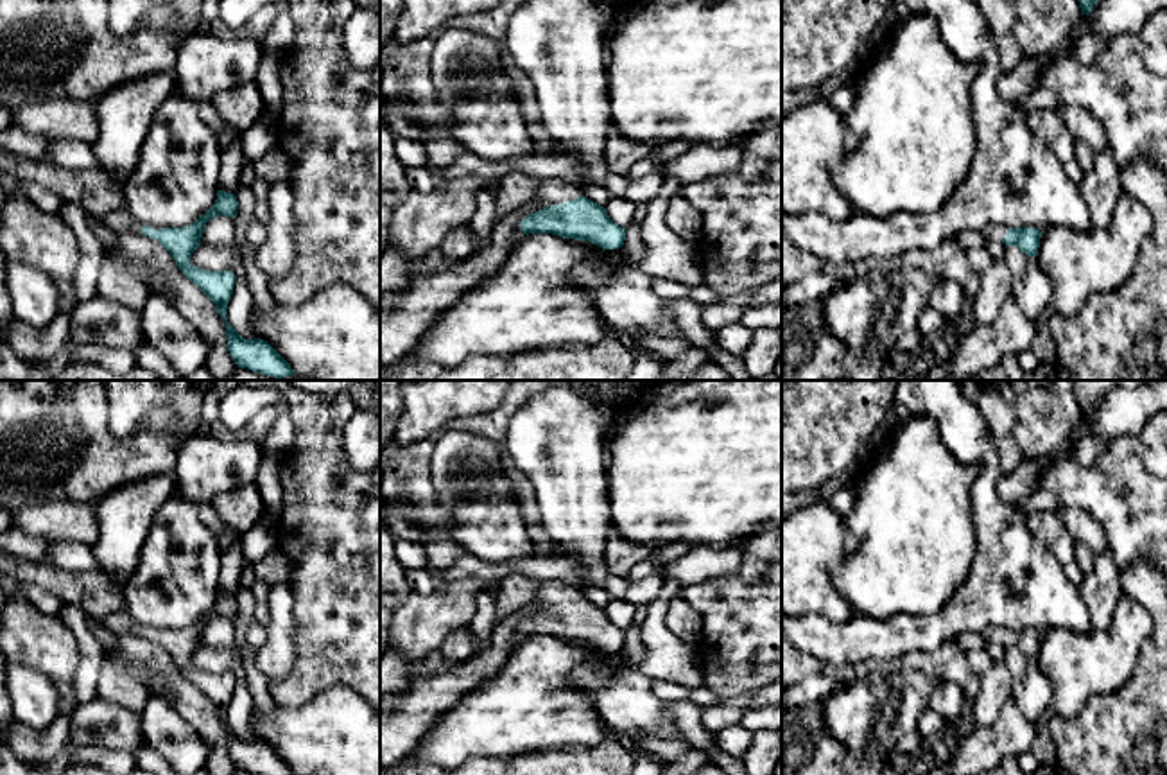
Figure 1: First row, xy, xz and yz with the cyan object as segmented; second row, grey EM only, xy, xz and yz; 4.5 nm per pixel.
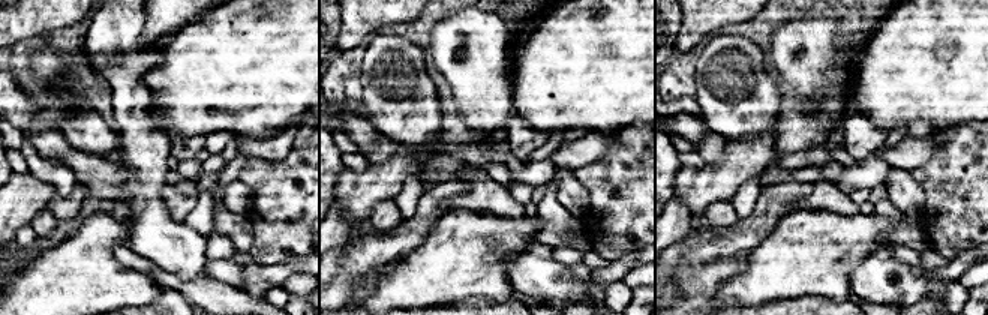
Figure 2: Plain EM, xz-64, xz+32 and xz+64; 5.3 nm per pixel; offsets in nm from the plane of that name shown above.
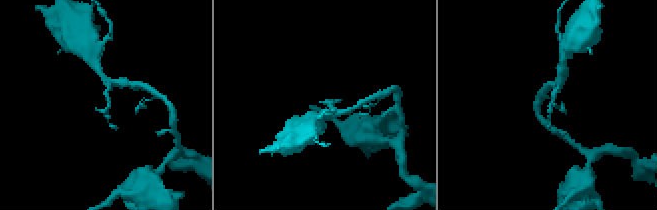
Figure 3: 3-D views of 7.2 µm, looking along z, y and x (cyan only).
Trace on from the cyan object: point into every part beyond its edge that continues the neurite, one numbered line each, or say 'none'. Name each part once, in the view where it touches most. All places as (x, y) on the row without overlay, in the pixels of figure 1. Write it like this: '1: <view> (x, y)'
1: xz (554, 592)

